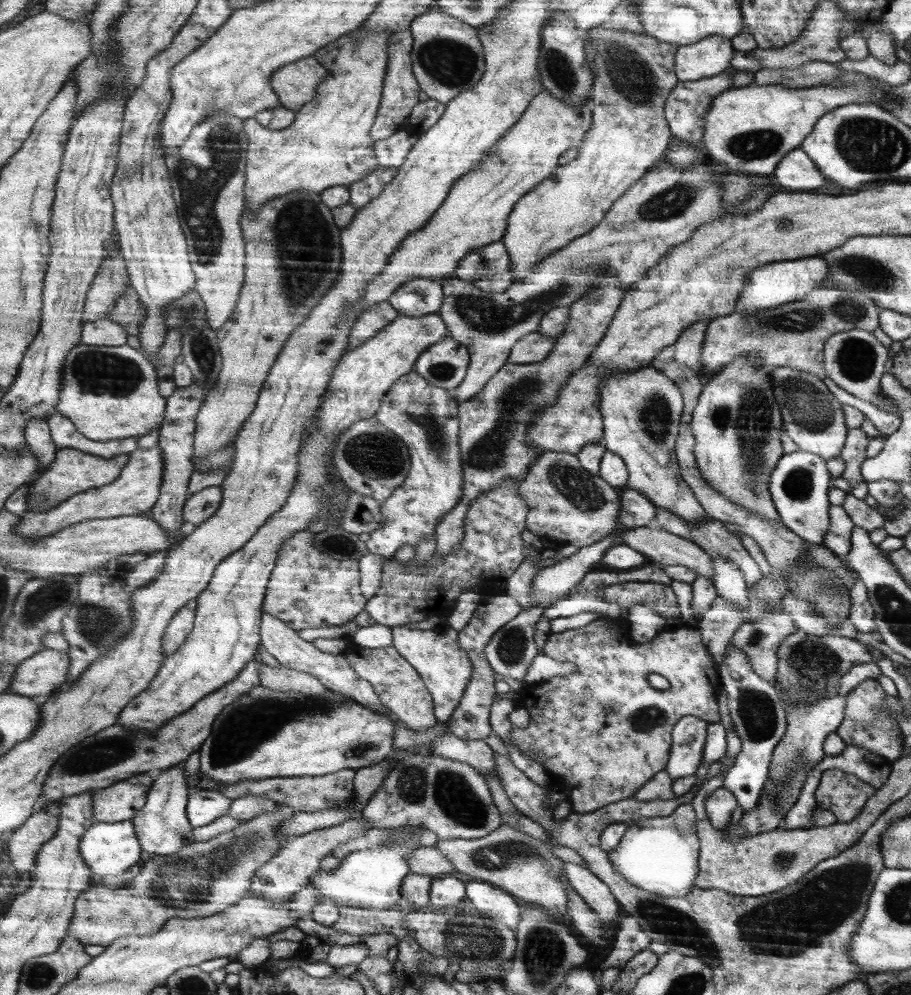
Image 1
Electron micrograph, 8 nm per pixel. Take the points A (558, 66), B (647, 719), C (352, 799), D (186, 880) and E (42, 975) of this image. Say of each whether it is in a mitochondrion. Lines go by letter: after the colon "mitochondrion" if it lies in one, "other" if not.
A: mitochondrion
B: mitochondrion
C: other
D: mitochondrion
E: mitochondrion

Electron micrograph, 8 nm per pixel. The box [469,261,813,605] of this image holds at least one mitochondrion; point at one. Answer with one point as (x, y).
(748, 422)

